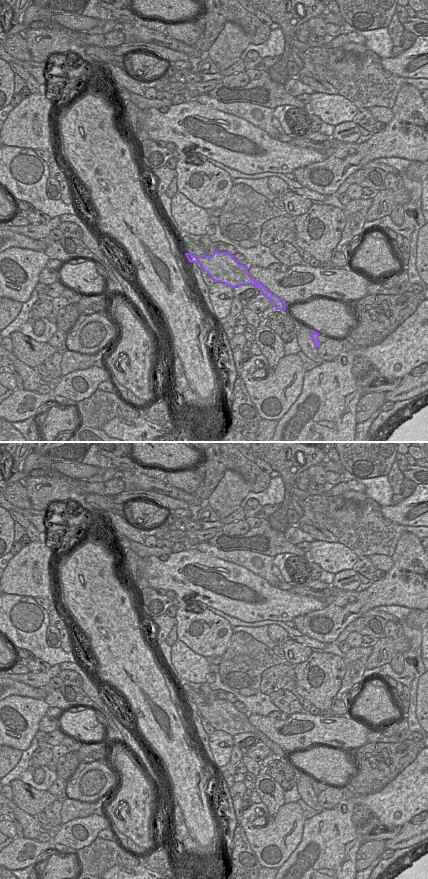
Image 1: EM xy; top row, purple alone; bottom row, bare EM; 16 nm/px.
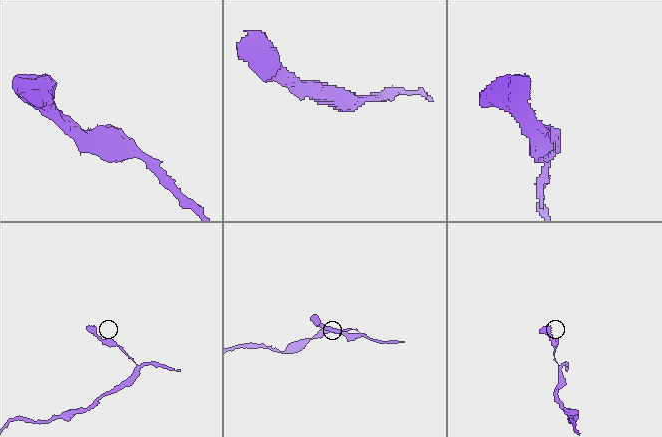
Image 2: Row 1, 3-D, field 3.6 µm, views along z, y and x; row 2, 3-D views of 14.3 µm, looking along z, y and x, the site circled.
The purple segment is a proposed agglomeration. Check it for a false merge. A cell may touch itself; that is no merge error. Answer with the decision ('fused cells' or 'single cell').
single cell

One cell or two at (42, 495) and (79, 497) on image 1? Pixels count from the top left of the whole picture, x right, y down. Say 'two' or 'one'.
one

